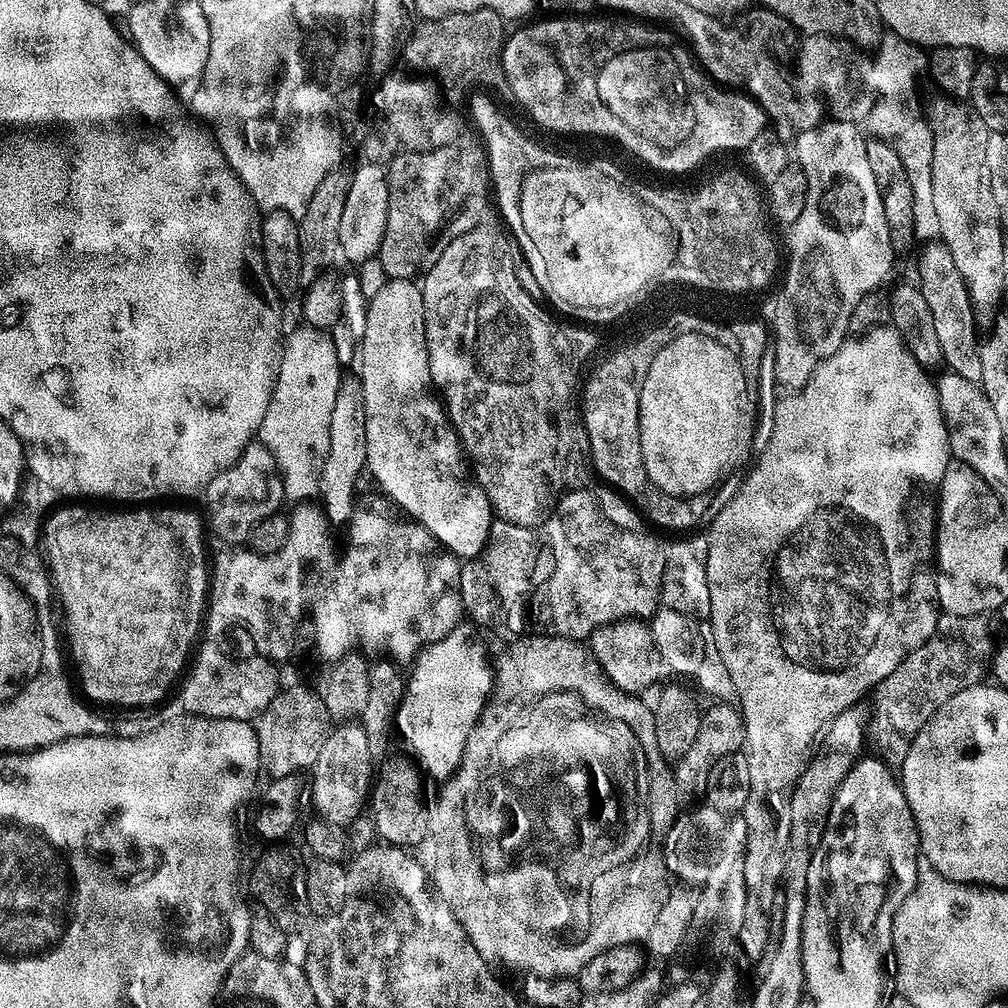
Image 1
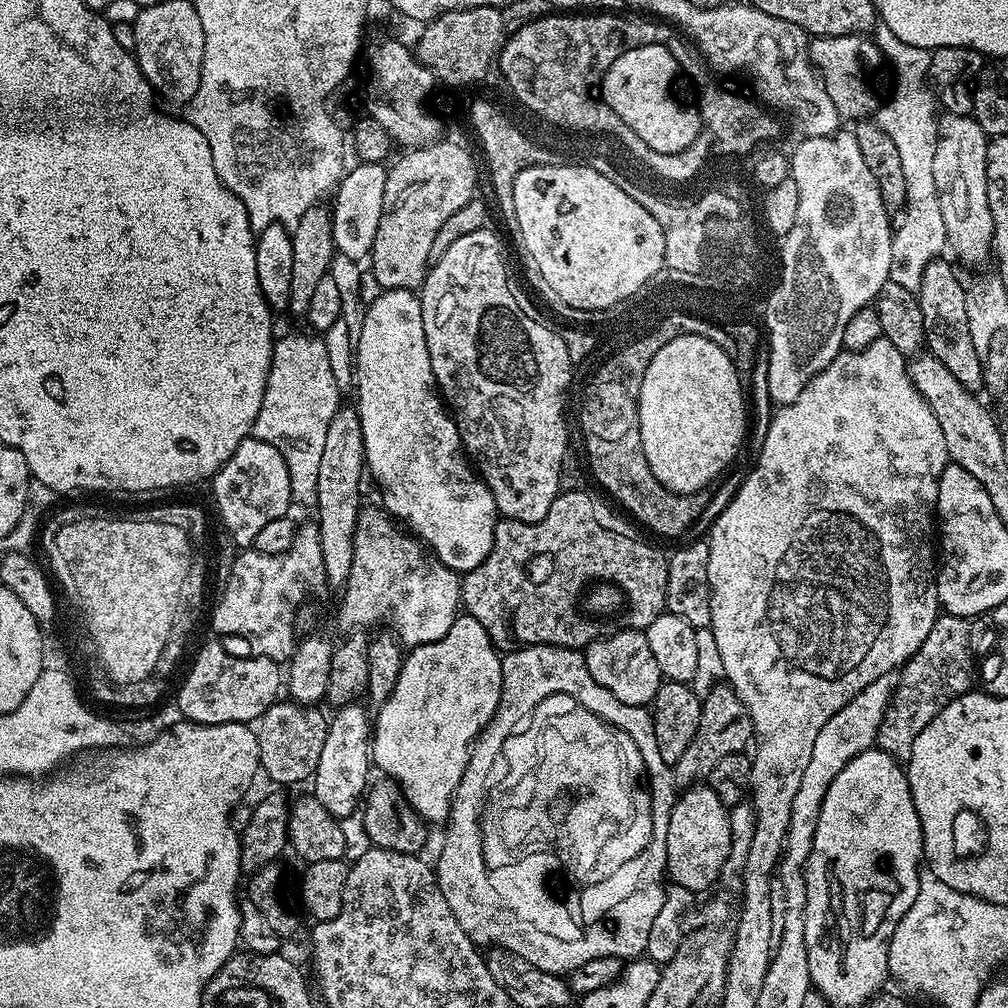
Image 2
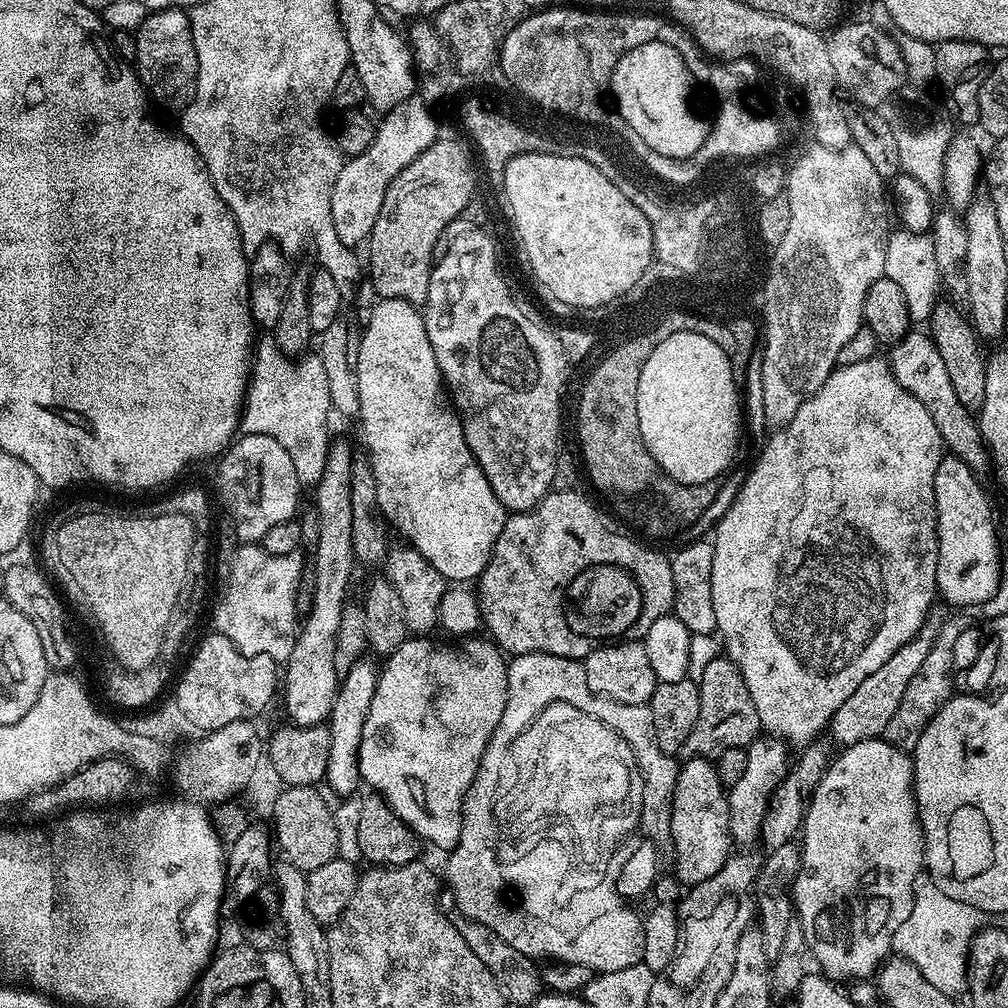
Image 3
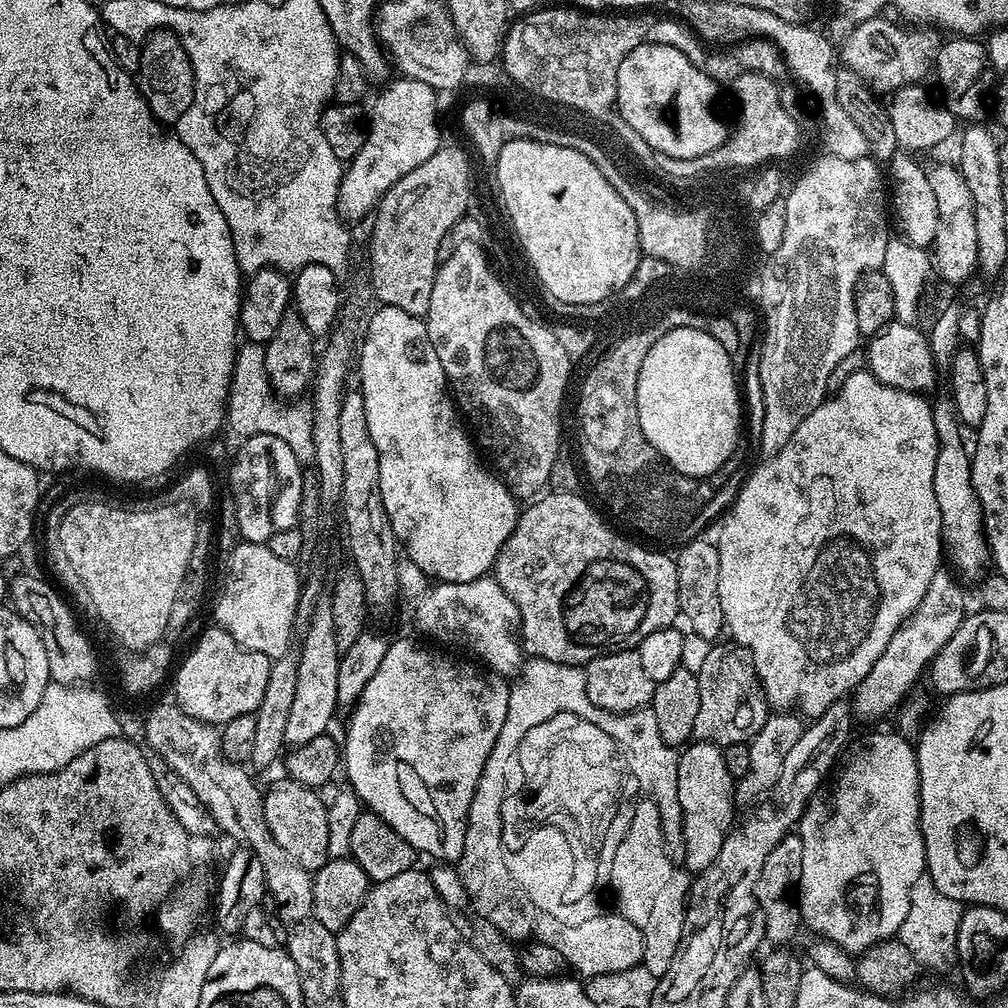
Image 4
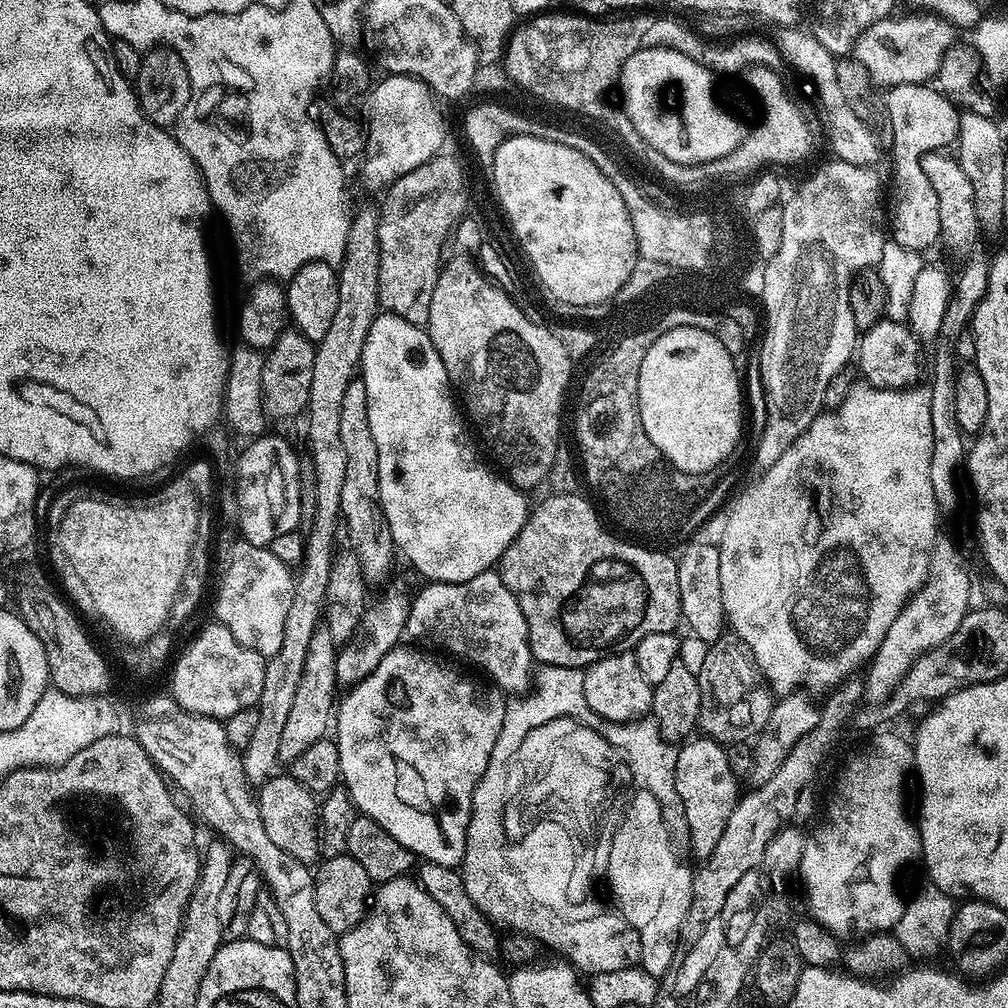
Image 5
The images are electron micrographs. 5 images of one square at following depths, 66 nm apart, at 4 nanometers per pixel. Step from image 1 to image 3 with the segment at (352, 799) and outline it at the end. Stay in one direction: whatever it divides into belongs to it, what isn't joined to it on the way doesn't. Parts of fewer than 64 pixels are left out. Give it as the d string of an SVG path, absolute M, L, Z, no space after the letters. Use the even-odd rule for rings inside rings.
M361 658L354 662L343 673L340 686L336 690L336 701L332 707L332 715L327 721L330 730L330 762L326 762L324 780L340 798L353 795L361 787L360 778L360 743L362 742L362 726L366 722L366 714L370 710L370 702L374 702L374 690L378 675L378 664L375 659Z

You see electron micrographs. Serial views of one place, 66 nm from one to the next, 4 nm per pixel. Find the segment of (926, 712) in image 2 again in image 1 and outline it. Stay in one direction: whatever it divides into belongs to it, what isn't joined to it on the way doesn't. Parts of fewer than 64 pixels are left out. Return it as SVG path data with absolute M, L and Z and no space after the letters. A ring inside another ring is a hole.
M940 614L936 617L936 629L934 634L930 634L930 638L926 638L926 642L922 646L918 646L918 650L910 653L904 661L894 670L894 674L887 676L880 685L871 693L870 701L872 700L872 712L870 708L870 715L866 720L866 744L869 749L873 748L875 755L879 757L889 768L896 770L903 764L906 754L910 754L910 746L914 742L914 738L922 730L922 726L926 726L926 722L932 715L939 710L946 702L950 702L950 698L954 698L954 694L962 694L962 690L966 690L970 686L981 683L985 679L984 671L989 671L990 665L994 660L994 644L992 646L992 632L988 629L987 619L983 615L979 616L949 616L947 614Z

